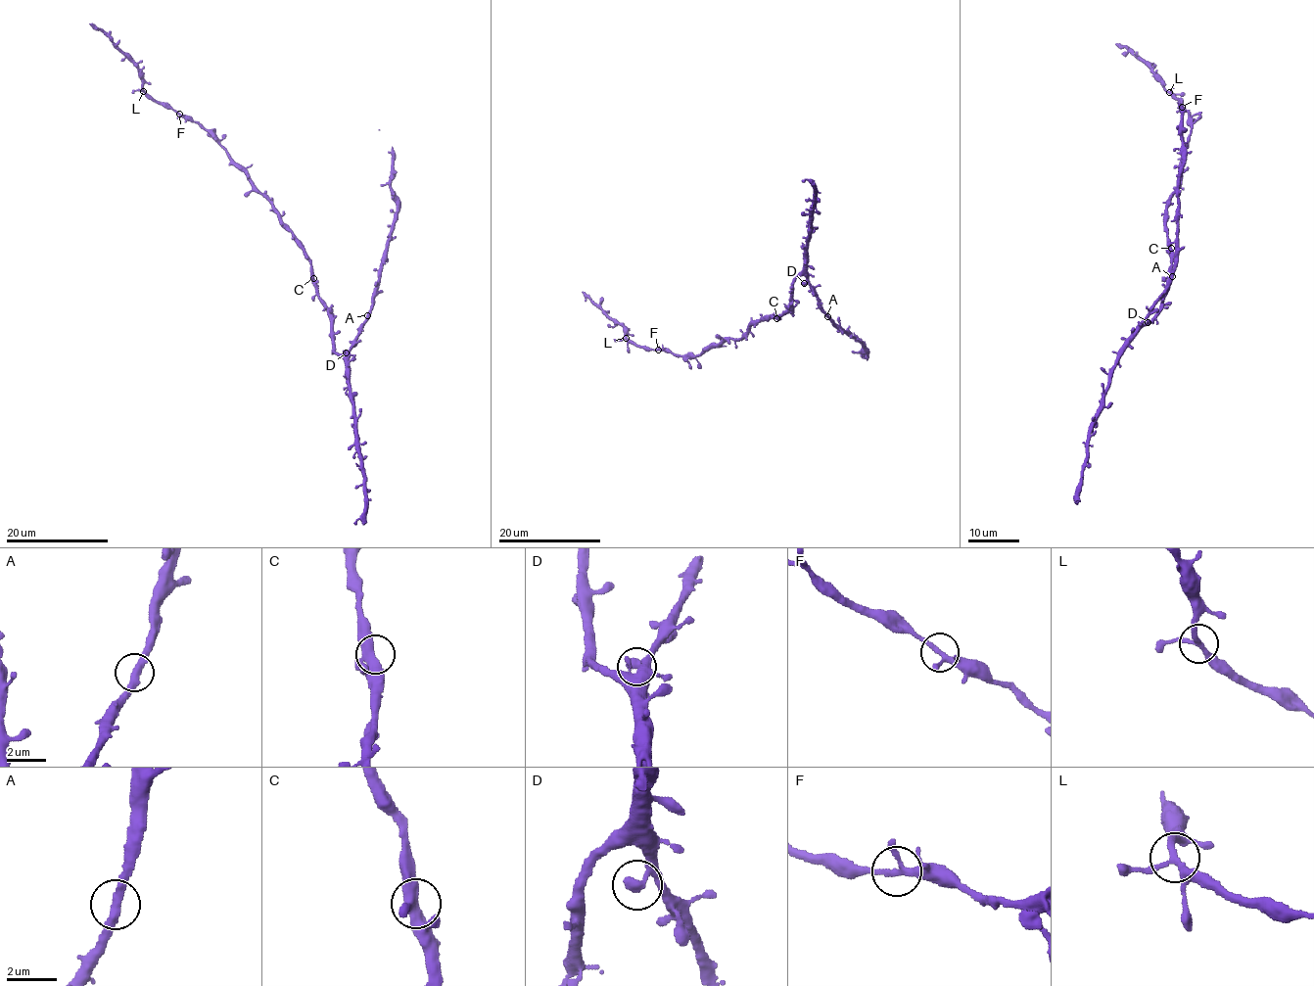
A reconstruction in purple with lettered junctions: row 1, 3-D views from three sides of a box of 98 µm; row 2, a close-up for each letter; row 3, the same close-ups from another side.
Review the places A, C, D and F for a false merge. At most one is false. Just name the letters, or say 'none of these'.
none of these

